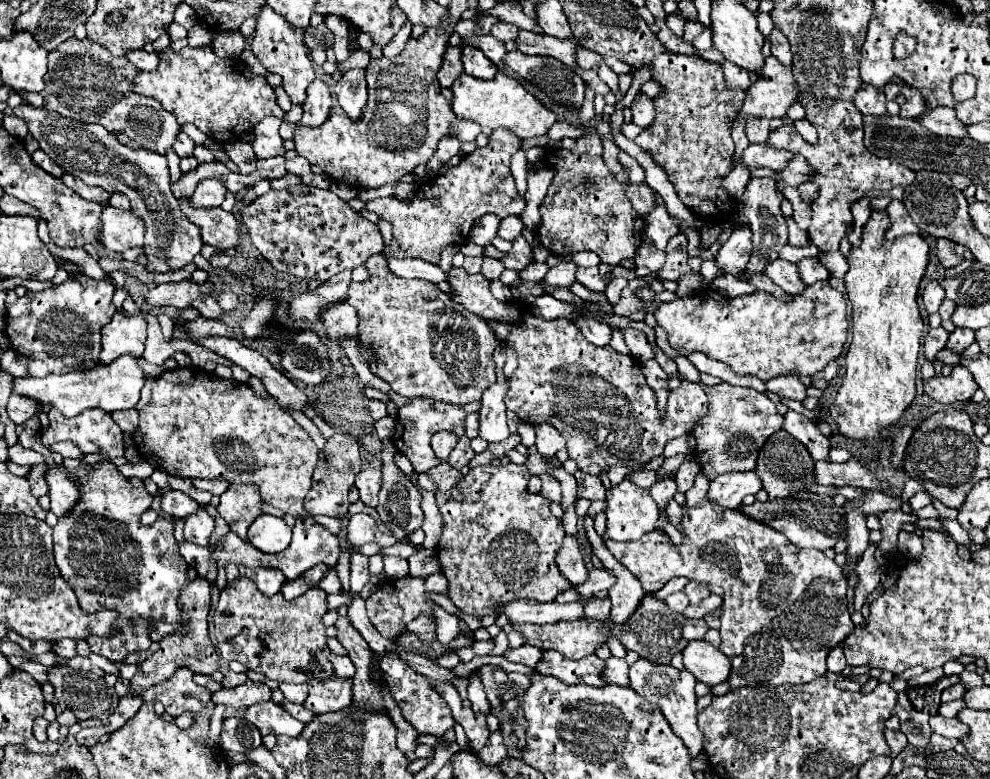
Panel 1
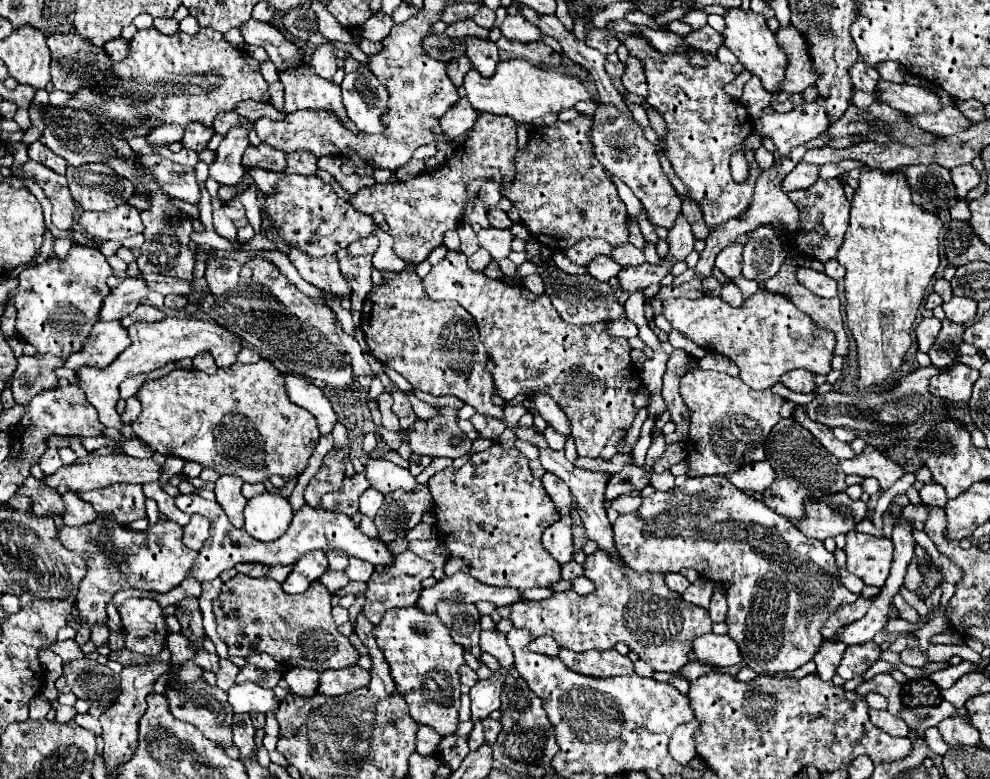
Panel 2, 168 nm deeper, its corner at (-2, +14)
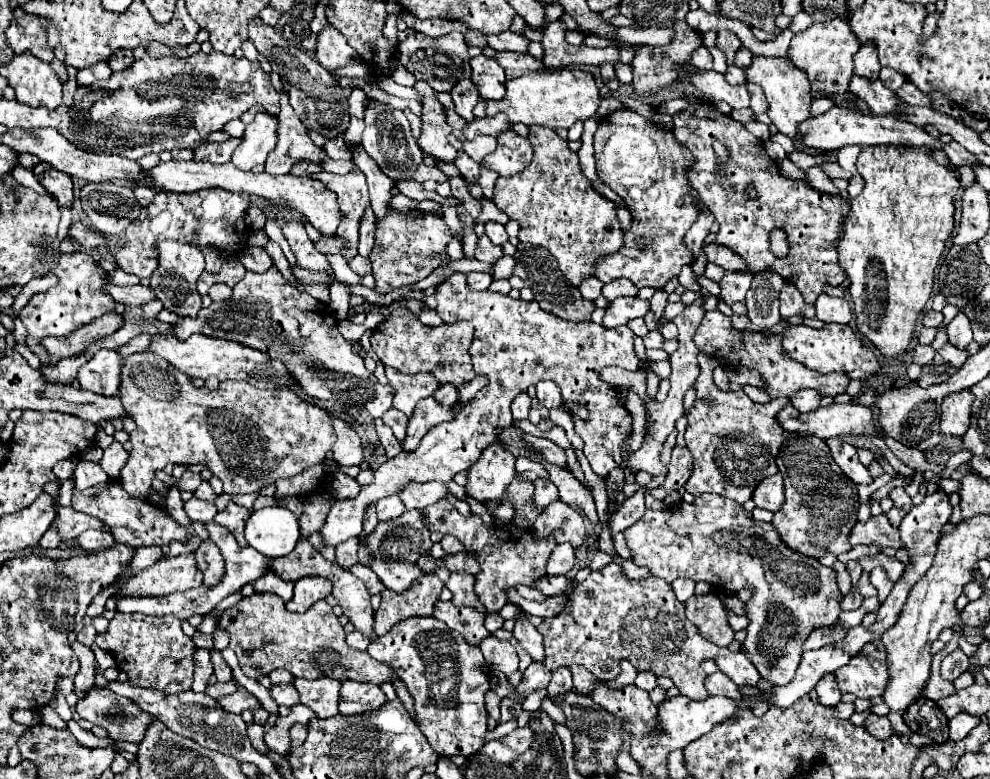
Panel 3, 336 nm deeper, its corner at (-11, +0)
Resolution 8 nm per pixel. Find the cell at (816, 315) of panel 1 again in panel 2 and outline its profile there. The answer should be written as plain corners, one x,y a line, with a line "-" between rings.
768,290
752,294
742,308
732,308
722,298
712,296
666,300
664,316
698,346
734,360
740,368
740,378
754,390
772,388
784,372
794,368
804,368
812,374
828,374
832,370
834,334
814,324
790,300

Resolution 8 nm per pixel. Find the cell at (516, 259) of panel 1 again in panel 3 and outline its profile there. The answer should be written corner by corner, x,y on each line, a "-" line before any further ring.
481,236
479,238
479,244
475,248
475,258
481,260
481,262
491,262
495,264
499,258
503,258
503,248
501,246
495,246
487,236

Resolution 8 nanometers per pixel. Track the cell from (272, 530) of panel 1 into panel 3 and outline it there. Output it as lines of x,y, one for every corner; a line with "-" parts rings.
273,506
251,512
245,526
247,542
269,558
287,556
299,542
299,524
291,510

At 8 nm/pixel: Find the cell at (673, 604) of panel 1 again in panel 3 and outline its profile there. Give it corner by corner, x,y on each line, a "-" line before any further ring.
679,578
679,580
675,580
671,586
673,586
673,590
675,590
675,594
677,594
677,598
679,598
681,602
689,600
689,598
695,594
695,582
689,580
689,578

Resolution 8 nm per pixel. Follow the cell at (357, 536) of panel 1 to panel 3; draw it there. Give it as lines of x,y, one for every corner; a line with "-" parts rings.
397,496
391,498
383,498
377,502
377,518
379,520
393,520
399,518
399,514
403,514
405,506

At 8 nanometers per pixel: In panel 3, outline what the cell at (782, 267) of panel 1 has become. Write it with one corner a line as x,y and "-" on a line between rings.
825,292
815,302
817,318
821,322
837,322
837,324
849,324
851,320
851,306
845,298
833,298

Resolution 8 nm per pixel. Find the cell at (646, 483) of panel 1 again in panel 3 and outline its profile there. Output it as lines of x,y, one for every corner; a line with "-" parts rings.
527,434
527,442
531,442
531,444
547,458
547,462
551,462
551,464
555,464
555,466
559,466
559,468
565,468
565,470
569,468
565,450
563,450
561,446
557,446
555,442
551,442
551,440
547,440
547,438
535,438
535,436
531,436
531,434

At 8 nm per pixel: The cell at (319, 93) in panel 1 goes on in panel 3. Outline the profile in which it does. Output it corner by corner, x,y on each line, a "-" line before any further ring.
327,26
321,30
321,34
317,36
317,52
315,52
319,64
329,70
335,72
347,64
355,64
361,62
359,54
345,42
343,34
339,34
339,30

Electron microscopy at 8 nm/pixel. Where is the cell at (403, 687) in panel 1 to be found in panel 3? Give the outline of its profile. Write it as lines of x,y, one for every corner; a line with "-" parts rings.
415,616
397,622
387,634
375,638
369,656
391,666
407,686
415,702
415,722
437,754
471,756
485,744
487,710
483,696
489,690
489,668
475,646
467,646
459,634
447,630
433,616

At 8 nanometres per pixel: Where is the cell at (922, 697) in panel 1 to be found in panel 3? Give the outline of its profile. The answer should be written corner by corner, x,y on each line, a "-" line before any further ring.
919,696
909,708
903,712
905,724
923,736
931,736
937,744
943,744
947,740
947,716
939,708
937,702

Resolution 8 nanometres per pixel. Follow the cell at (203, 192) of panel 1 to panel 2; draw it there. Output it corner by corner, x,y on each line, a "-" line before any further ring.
252,122
236,124
224,134
218,150
216,160
210,164
210,178
224,186
236,186
244,176
244,168
240,164
244,150
248,148
248,134
254,128

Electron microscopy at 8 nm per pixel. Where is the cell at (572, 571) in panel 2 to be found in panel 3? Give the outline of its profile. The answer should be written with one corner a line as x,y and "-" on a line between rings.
543,576
539,580
539,586
535,586
535,588
547,596
557,596
557,594
563,594
565,590
569,590
571,584
573,584
573,580
567,576

